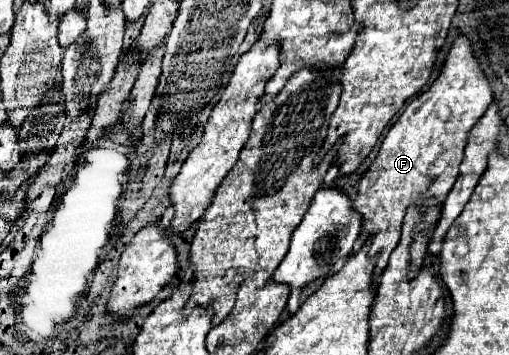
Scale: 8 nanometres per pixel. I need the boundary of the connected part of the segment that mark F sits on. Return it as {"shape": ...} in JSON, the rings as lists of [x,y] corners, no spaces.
{"shape":[[[467,35],[455,37],[439,77],[391,125],[375,161],[359,183],[355,209],[363,215],[363,233],[371,237],[371,257],[377,255],[375,277],[387,267],[389,255],[399,243],[405,209],[425,197],[445,201],[459,175],[469,131],[483,117],[491,101],[493,87],[475,57],[473,43]]]}

